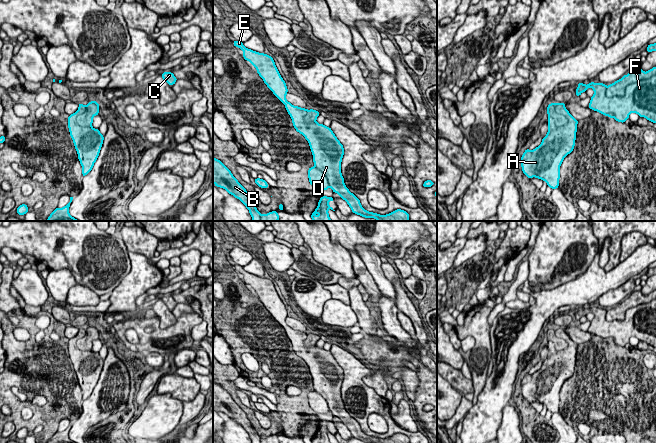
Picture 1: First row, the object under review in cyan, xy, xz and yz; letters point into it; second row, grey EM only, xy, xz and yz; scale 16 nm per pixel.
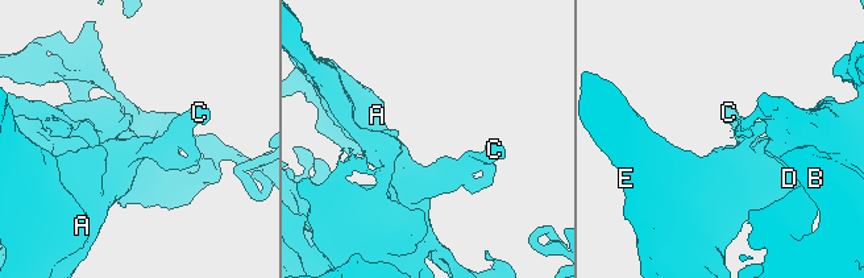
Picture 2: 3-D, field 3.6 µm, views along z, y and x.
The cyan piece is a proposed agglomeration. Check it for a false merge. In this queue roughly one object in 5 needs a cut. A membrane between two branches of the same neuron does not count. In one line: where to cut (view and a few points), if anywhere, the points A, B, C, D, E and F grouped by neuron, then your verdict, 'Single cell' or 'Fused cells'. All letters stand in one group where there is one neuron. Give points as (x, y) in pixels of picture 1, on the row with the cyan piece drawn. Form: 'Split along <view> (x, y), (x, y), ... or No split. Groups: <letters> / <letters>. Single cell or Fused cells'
Split along yz (655, 74), (630, 83), (621, 96), (605, 95). Groups: A C D E / B F. Fused cells

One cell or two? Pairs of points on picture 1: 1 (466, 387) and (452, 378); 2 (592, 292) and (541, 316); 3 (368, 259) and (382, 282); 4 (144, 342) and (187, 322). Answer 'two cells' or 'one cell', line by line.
1: one cell
2: one cell
3: one cell
4: one cell

